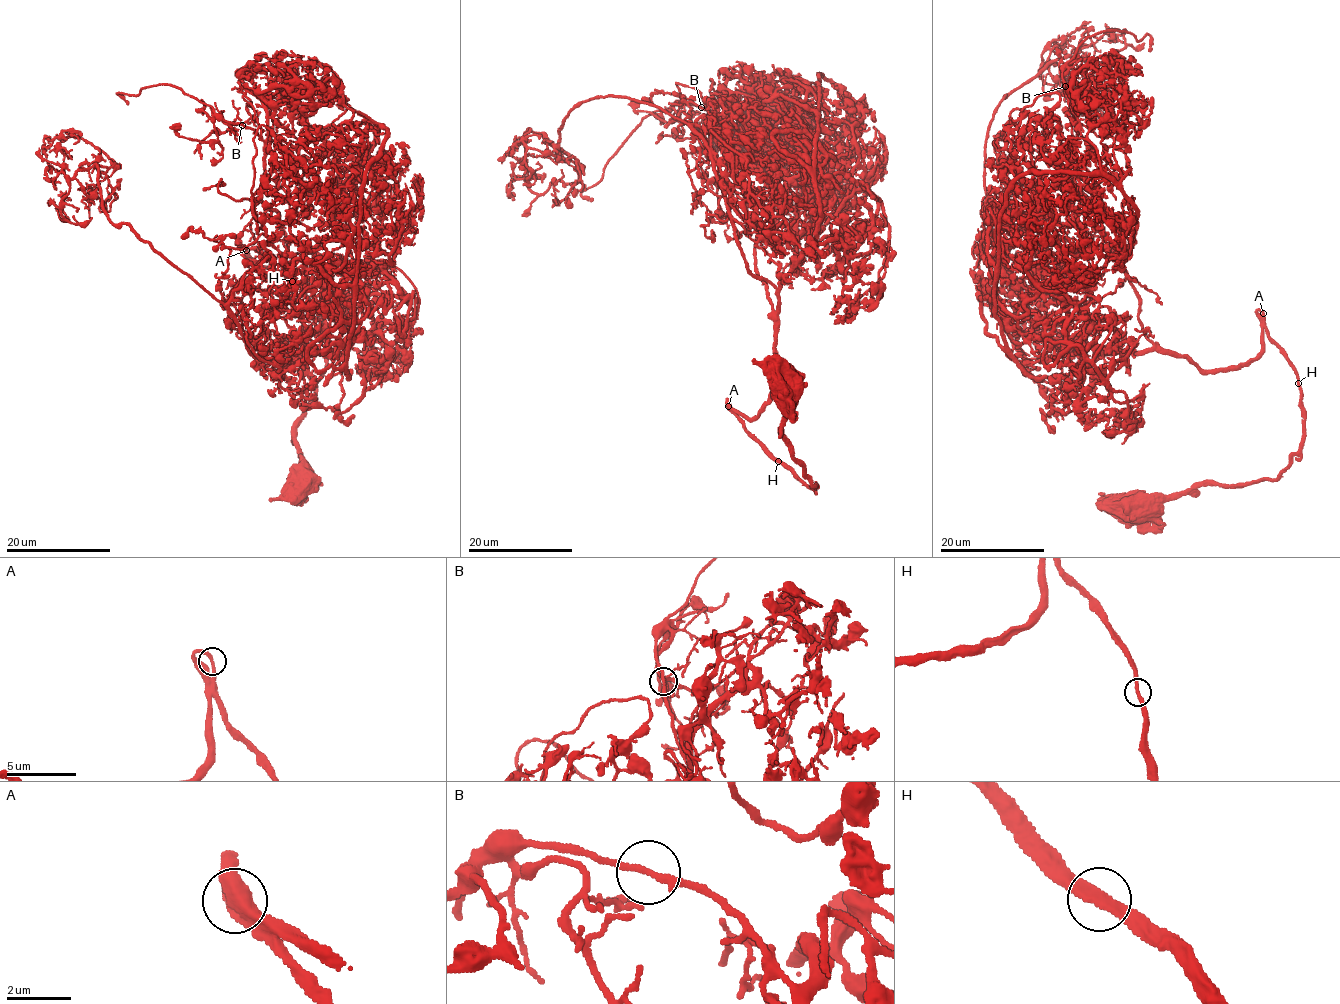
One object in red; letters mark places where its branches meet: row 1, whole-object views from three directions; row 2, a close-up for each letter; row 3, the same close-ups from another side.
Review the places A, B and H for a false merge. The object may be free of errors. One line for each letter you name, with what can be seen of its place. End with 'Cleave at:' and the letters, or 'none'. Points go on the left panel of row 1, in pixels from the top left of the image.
Cleave at: none

